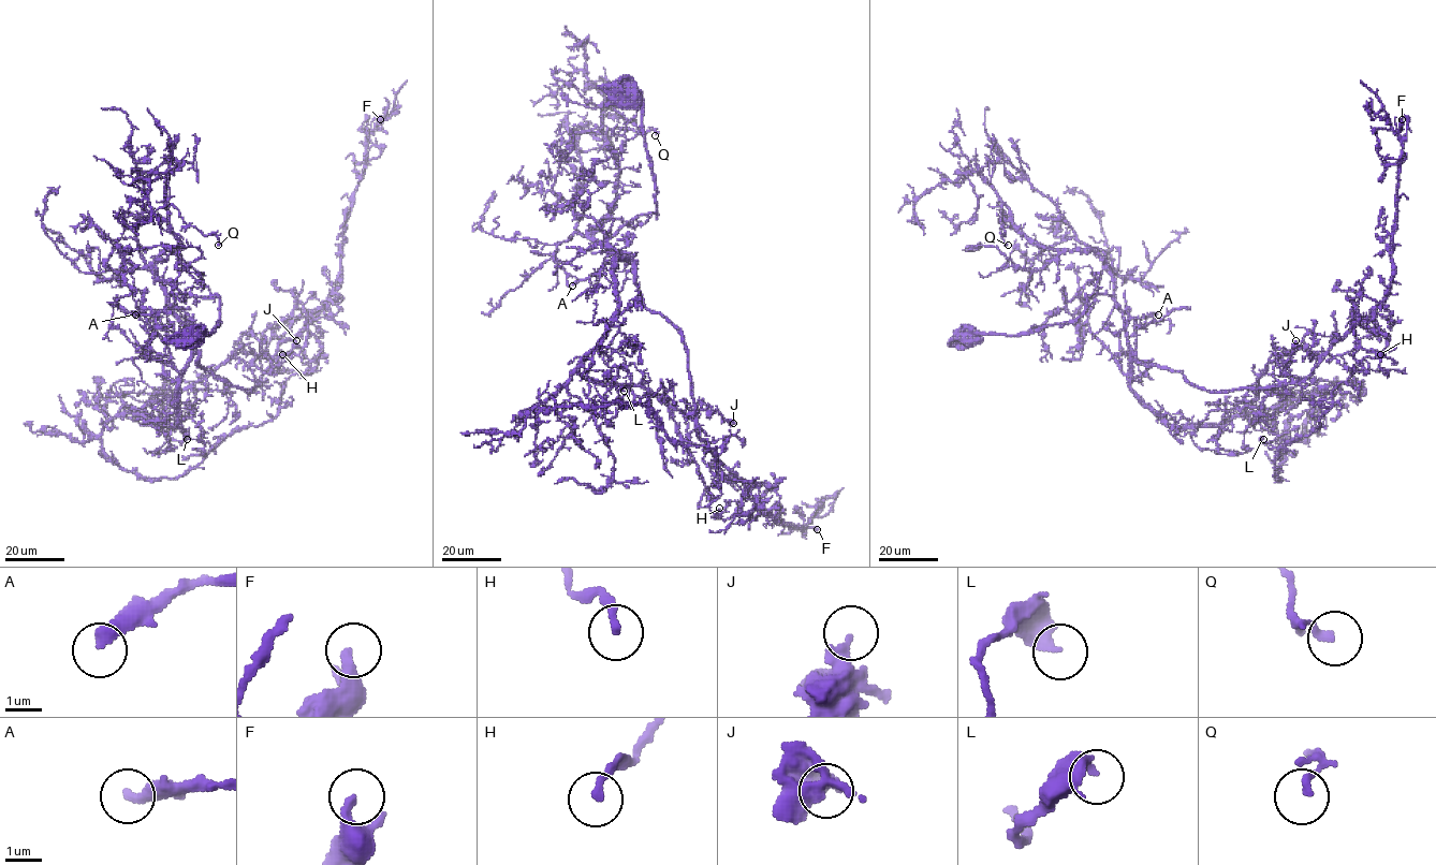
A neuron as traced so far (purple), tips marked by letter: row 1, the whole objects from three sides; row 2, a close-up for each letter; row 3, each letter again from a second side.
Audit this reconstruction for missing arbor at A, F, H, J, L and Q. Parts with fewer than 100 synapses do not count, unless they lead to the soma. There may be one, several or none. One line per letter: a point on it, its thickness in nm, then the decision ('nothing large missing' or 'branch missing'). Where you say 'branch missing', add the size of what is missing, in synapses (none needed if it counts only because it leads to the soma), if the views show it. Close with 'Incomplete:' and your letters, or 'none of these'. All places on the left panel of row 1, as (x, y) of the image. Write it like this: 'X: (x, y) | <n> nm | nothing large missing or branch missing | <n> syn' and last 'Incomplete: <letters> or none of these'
A: (135, 314) | 300 nm | nothing large missing
F: (380, 119) | 300 nm | nothing large missing
H: (282, 354) | 200 nm | nothing large missing
J: (296, 340) | 320 nm | nothing large missing
L: (187, 439) | 320 nm | nothing large missing
Q: (218, 245) | 200 nm | nothing large missing
Incomplete: none of these

